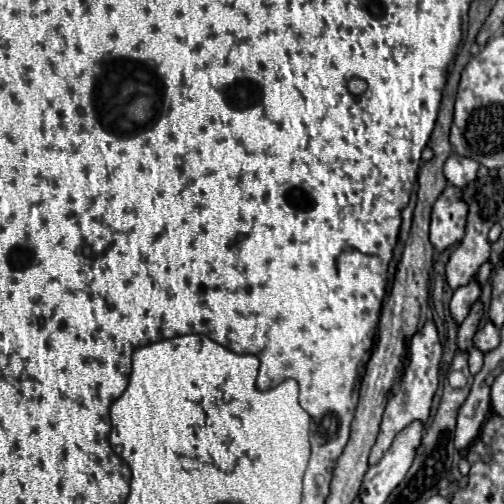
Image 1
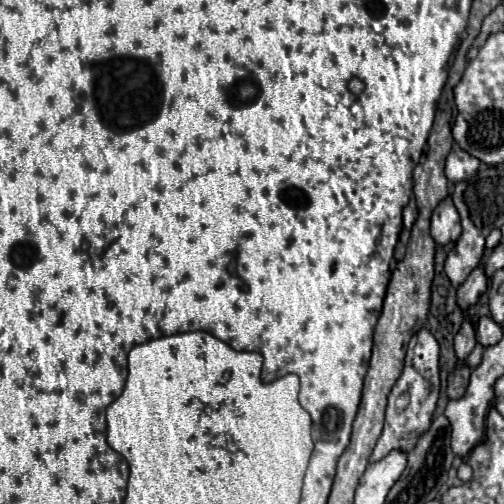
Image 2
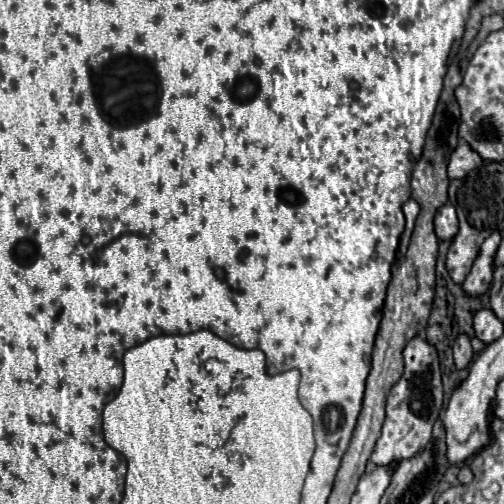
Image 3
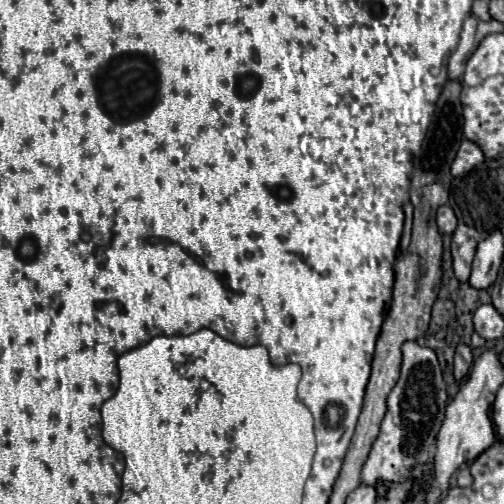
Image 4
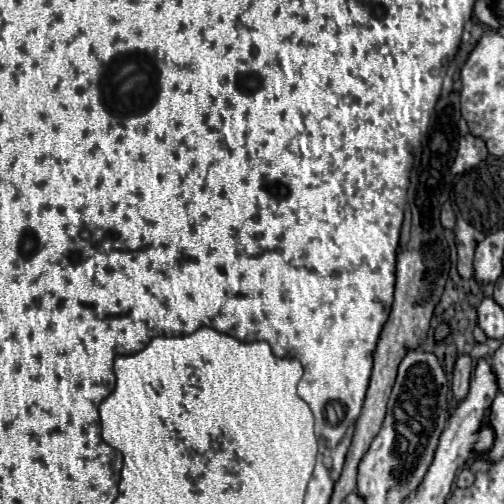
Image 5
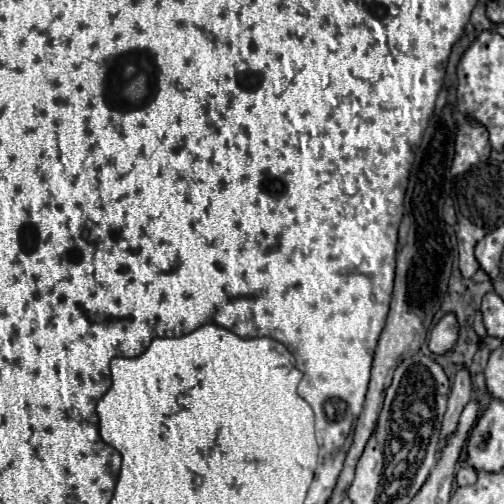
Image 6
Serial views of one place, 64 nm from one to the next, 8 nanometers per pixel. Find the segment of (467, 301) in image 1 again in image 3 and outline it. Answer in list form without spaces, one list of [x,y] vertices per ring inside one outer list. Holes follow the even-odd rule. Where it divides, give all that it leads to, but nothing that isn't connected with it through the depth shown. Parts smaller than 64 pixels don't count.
[[[492,232],[484,240],[484,244],[480,248],[480,256],[476,258],[476,264],[472,266],[468,278],[462,284],[462,290],[468,296],[474,298],[474,296],[480,296],[488,290],[488,286],[492,282],[492,272],[494,272],[494,254],[500,246],[500,240],[502,240],[502,236],[498,232]]]

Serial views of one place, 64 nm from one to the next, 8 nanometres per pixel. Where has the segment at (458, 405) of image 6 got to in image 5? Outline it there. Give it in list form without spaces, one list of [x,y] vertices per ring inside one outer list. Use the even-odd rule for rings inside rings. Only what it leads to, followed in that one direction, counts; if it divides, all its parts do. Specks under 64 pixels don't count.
[[[460,354],[456,358],[454,366],[454,380],[452,380],[452,392],[454,392],[454,402],[460,402],[468,394],[468,384],[470,384],[470,372],[472,372],[472,360],[468,354]]]

